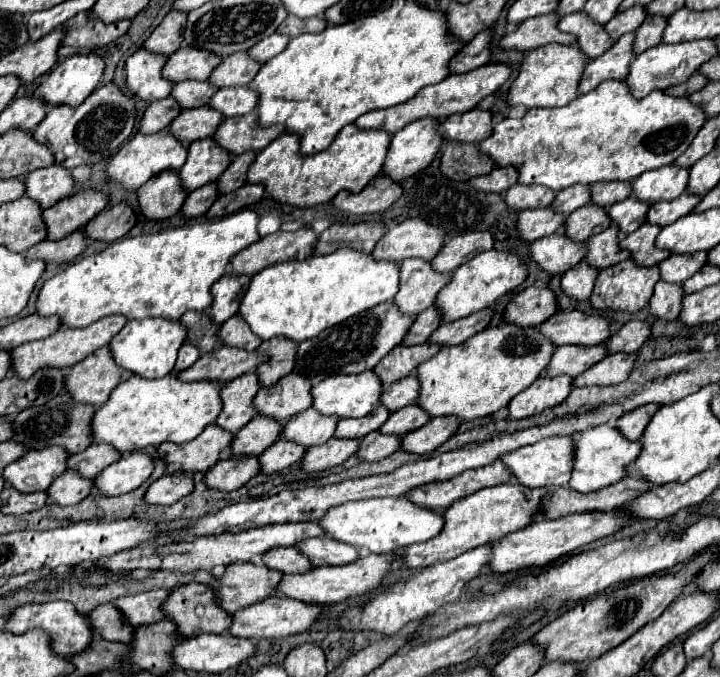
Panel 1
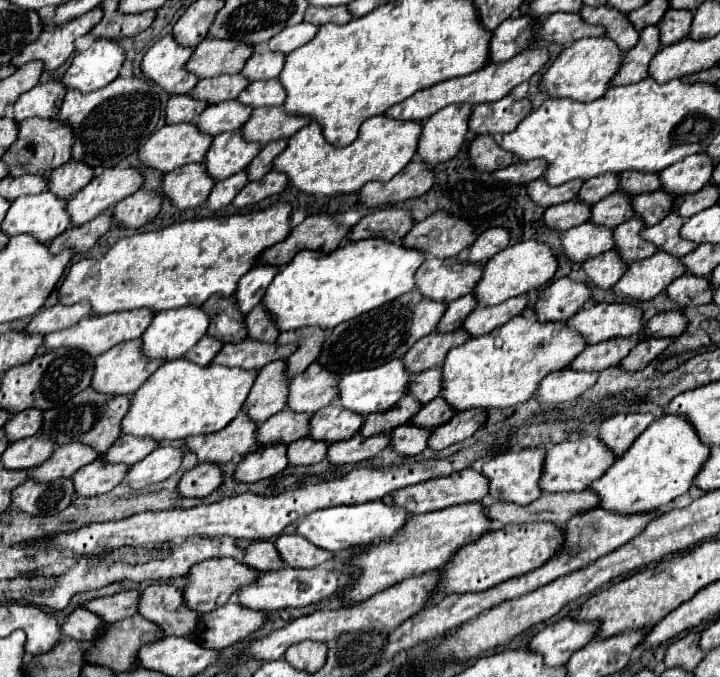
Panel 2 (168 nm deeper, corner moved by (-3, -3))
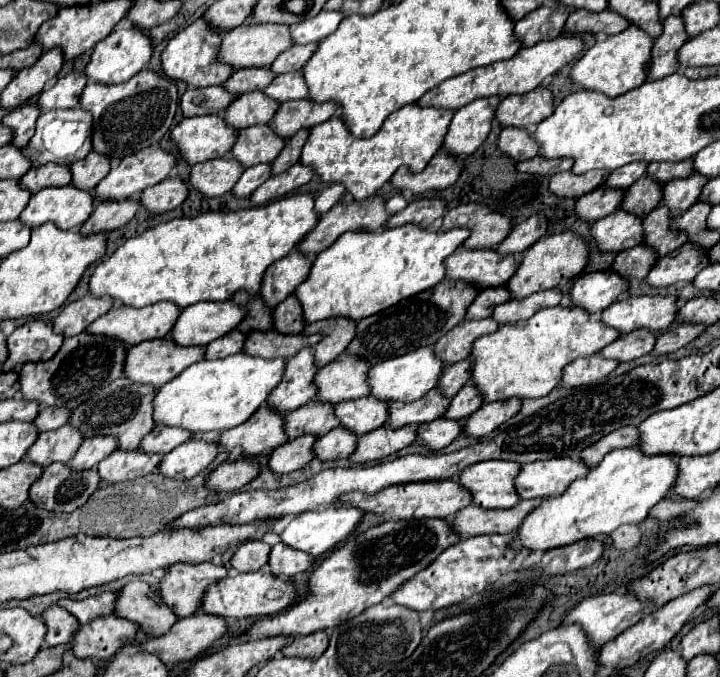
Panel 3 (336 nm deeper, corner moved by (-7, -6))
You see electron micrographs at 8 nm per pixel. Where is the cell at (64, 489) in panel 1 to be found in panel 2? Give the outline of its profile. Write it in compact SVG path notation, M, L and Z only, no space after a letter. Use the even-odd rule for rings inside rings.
M96 458L92 464L80 468L72 480L76 494L80 496L98 496L104 492L110 492L114 486L118 486L128 472L126 464L108 464L102 458Z

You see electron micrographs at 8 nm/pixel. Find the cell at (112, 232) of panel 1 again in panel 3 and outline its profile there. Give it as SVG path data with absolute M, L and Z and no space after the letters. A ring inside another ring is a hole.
M168 177L162 183L148 187L140 193L140 205L154 215L176 209L188 195L188 185L178 177Z

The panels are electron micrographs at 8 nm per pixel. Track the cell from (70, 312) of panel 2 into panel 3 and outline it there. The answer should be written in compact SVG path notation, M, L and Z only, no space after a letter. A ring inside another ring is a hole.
M82 297L74 303L68 303L60 315L52 321L54 333L62 333L64 337L78 335L86 329L88 323L98 319L100 315L108 313L114 301L108 301L108 297Z

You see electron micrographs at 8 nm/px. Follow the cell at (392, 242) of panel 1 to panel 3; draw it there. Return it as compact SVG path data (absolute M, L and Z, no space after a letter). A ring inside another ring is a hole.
M468 203L450 209L442 217L440 231L450 231L454 227L464 227L470 231L470 237L462 243L466 249L494 249L510 229L510 217L490 211L484 205Z

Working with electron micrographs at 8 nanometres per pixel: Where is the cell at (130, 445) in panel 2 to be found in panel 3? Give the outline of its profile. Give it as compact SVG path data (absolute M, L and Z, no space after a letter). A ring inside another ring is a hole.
M152 429L152 433L148 433L144 437L144 441L140 441L138 449L142 453L152 453L152 455L166 455L170 453L174 447L178 447L180 443L188 441L192 437L192 433L184 433L184 429Z

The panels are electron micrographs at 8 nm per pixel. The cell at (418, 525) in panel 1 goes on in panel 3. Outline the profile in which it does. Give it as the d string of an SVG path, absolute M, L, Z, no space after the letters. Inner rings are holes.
M332 505L332 509L318 509L312 513L300 513L300 517L294 517L288 527L282 531L282 541L294 549L306 551L314 557L334 549L340 541L344 541L348 535L352 535L362 521L364 511L356 509L352 505Z

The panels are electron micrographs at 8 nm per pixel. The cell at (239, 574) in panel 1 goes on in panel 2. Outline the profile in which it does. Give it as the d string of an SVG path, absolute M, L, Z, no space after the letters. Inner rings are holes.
M234 558L204 560L204 562L192 566L192 570L186 576L186 586L182 588L184 602L186 602L186 606L190 606L190 610L196 610L200 614L216 610L216 608L224 606L228 602L228 598L232 594L236 594L236 590L240 590L242 586L248 586L250 582L254 582L258 578L258 574L260 572L256 572L254 568L248 568L246 564L242 564Z

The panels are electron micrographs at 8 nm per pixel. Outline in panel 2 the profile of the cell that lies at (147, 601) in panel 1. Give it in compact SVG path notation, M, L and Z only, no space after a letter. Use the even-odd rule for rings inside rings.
M122 590L112 596L102 596L84 602L82 606L102 618L104 622L118 622L122 618L130 618L138 614L138 590Z

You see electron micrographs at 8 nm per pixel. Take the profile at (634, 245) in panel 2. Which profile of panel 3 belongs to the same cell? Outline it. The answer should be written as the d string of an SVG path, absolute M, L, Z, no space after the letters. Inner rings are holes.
M658 205L654 211L650 211L642 219L642 227L644 227L642 243L650 245L658 253L658 257L672 253L674 249L678 249L686 243L684 233L670 231L670 217L668 217L668 209L664 209L664 205Z

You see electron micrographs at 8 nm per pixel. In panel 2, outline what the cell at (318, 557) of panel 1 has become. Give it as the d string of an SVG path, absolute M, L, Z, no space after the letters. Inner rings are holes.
M280 534L274 546L280 552L282 562L292 568L314 568L332 560L330 552L308 544L308 540L298 534Z

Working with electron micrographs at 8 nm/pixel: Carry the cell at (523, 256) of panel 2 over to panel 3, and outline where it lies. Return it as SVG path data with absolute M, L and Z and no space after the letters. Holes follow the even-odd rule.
M558 233L550 237L538 239L532 247L524 251L524 259L520 261L516 273L504 285L510 293L510 299L524 299L536 291L554 289L560 281L572 279L584 271L588 263L588 247L586 241L574 233Z

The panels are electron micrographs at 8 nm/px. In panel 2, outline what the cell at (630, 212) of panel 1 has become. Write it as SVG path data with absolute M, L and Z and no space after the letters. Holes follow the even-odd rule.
M656 190L652 194L638 194L632 204L646 226L654 226L670 214L674 198L676 194L664 194L664 190Z

